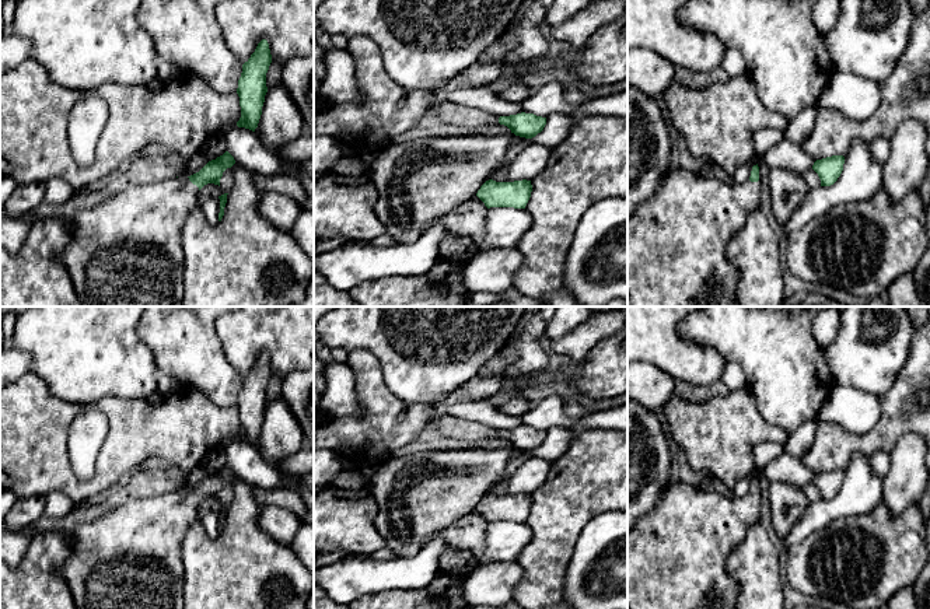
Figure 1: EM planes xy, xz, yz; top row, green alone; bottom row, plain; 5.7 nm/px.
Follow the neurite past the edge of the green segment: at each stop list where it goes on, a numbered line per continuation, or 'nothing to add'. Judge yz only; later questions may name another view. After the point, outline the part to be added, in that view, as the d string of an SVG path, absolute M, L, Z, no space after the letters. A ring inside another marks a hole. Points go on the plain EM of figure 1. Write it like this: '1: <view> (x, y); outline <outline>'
1: yz (677, 555); outline M669 483L657 505L627 533L627 609L734 609L738 582L726 566L733 549L759 524L761 493L731 498L712 487Z

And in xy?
1: xy (130, 557); outline M186 489L130 500L95 521L63 531L71 543L69 560L59 567L77 609L183 609L181 546L188 531L200 524L199 501Z

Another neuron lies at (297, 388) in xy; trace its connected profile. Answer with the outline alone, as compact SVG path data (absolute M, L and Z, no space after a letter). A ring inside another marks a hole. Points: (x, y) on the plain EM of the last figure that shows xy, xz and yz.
M314 367L287 374L280 391L301 426L304 442L314 449Z

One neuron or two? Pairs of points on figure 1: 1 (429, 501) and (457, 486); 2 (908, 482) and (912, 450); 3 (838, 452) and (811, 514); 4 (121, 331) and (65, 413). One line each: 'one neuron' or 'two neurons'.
1: one neuron
2: one neuron
3: two neurons
4: two neurons

